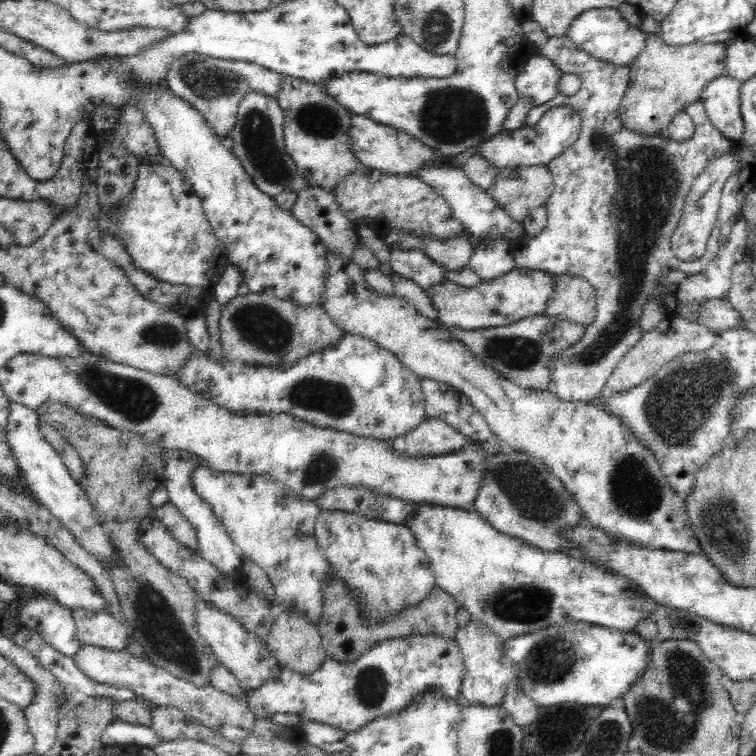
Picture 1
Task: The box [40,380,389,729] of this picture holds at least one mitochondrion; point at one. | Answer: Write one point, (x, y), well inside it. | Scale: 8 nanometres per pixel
(159, 626)

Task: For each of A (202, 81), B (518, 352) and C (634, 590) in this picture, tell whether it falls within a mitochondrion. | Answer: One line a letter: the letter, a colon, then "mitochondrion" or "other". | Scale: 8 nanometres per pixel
A: mitochondrion
B: mitochondrion
C: other

